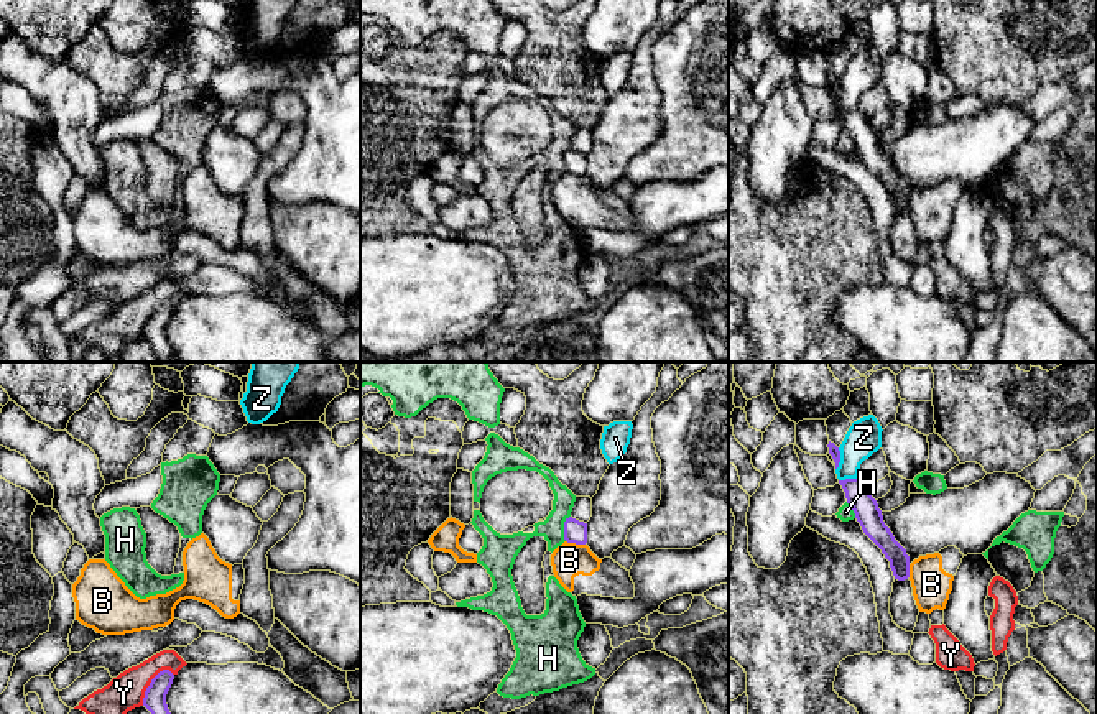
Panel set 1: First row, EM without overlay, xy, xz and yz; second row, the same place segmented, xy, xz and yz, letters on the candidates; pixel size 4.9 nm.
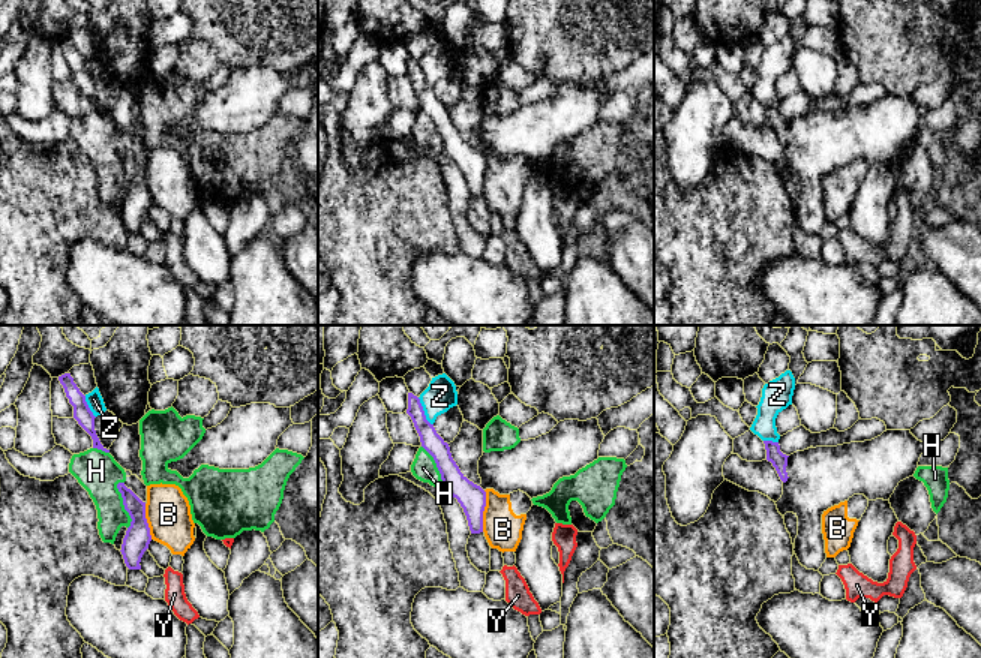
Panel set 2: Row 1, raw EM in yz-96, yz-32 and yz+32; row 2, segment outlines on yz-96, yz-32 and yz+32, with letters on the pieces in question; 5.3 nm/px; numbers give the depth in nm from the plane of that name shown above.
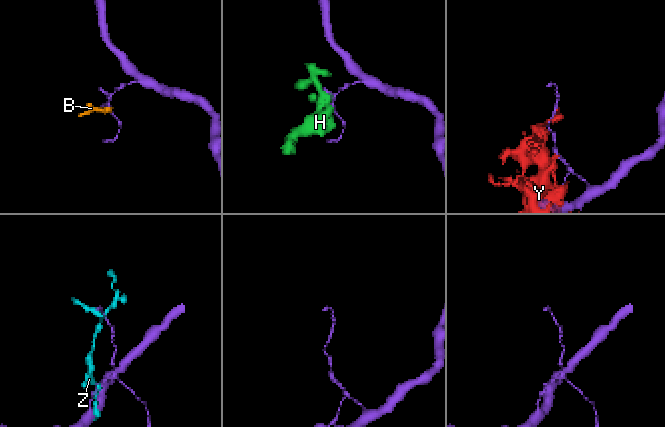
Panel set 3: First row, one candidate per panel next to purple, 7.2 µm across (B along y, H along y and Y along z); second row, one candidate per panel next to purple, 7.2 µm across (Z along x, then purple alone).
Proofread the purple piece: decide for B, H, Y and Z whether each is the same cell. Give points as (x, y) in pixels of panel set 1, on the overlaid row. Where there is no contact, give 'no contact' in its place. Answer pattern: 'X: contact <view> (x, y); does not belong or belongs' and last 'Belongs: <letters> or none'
B: contact xz (576, 543); does not belong
H: contact xz (564, 528); does not belong
Y: contact xy (150, 685); does not belong
Z: contact yz (839, 459); does not belong
Belongs: none

